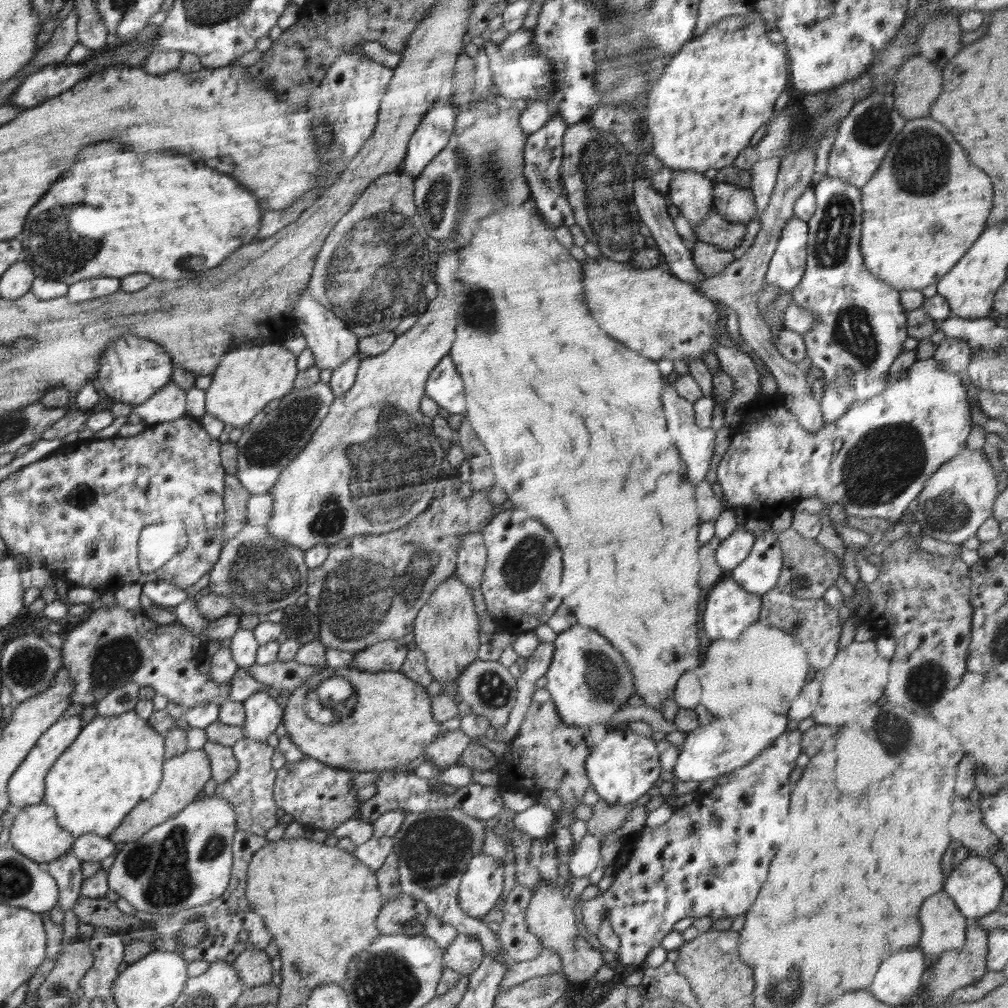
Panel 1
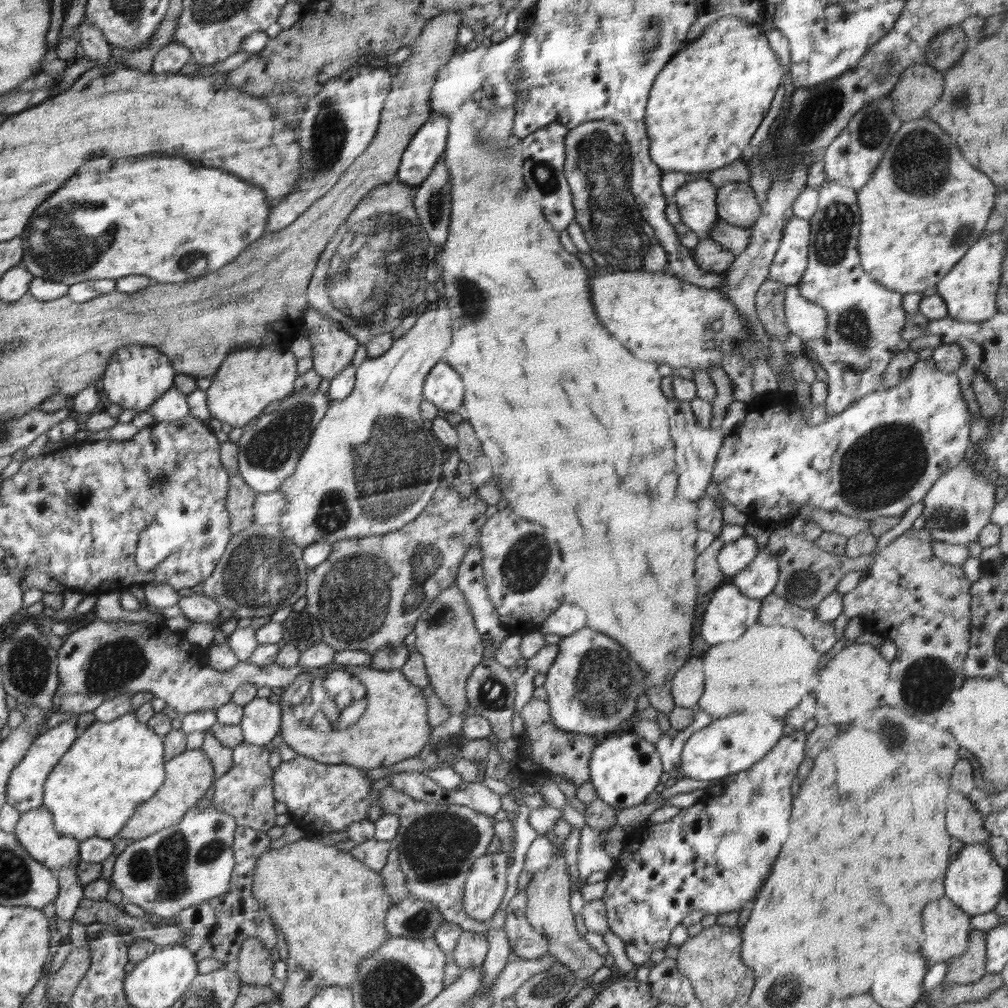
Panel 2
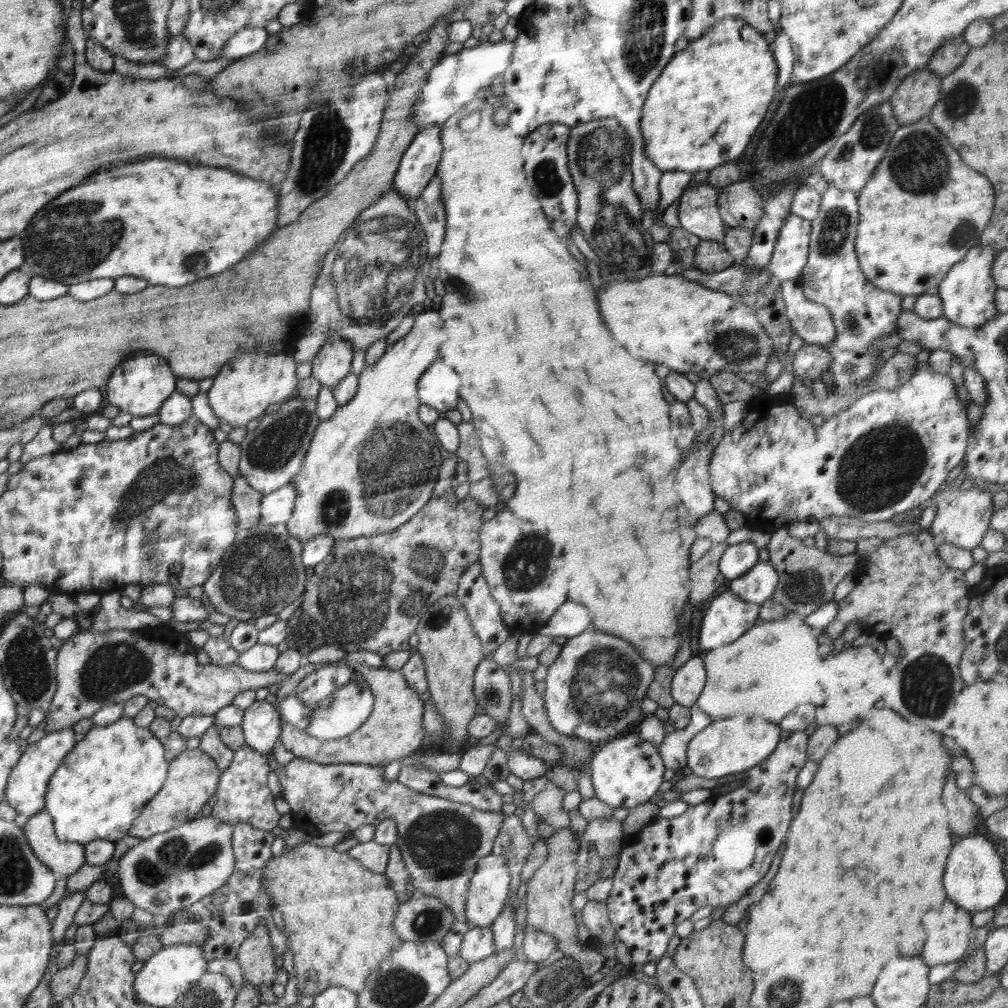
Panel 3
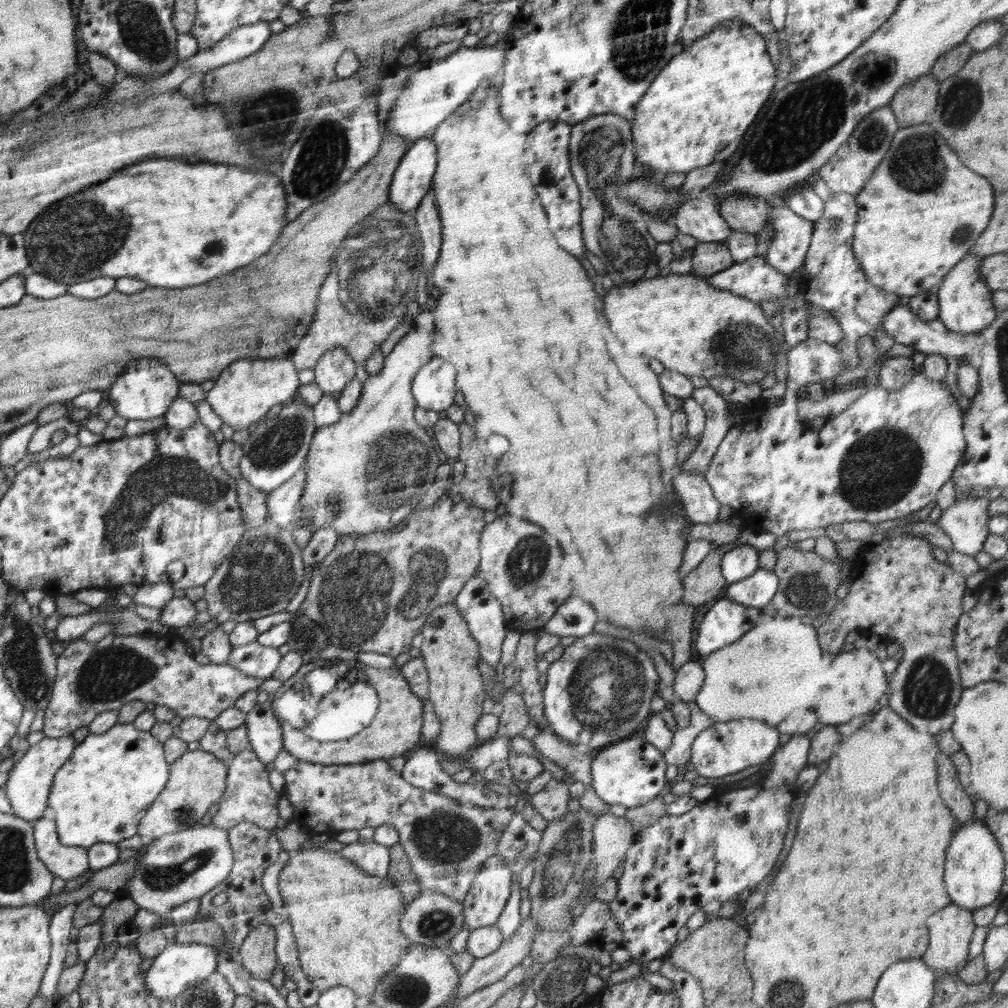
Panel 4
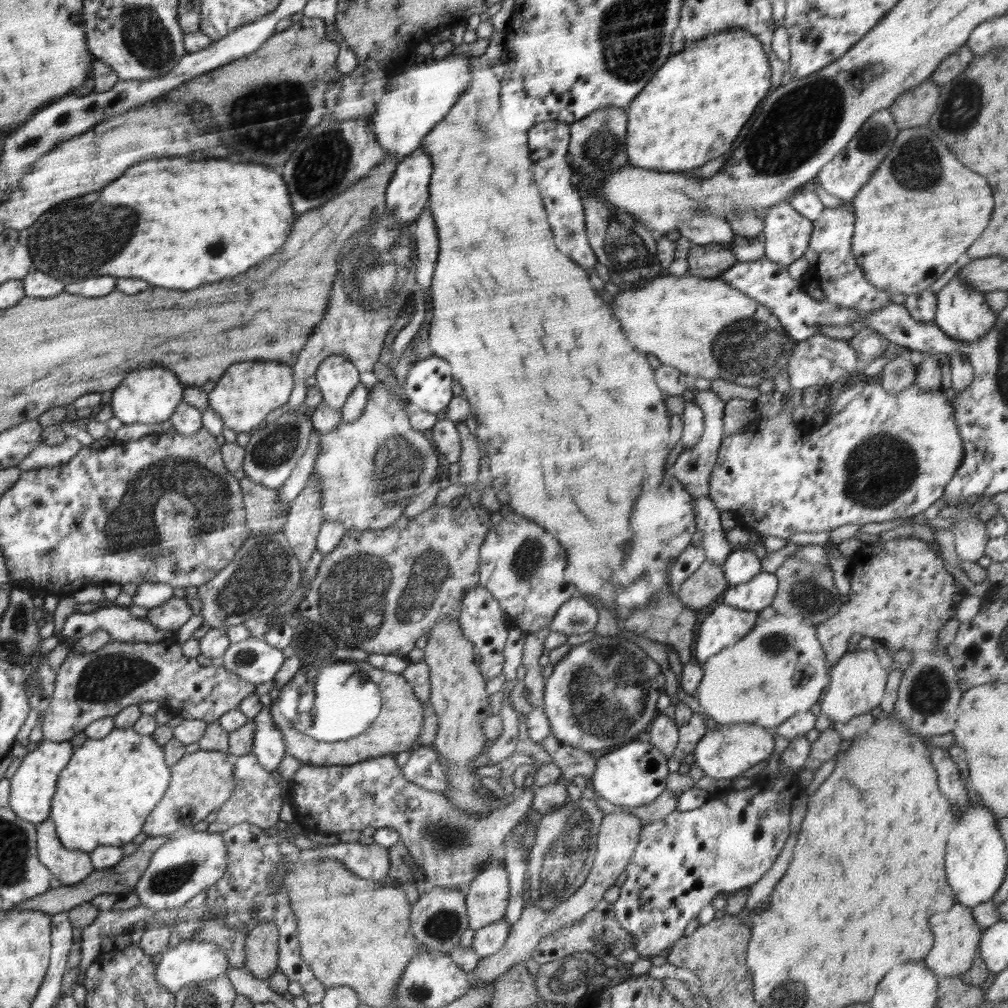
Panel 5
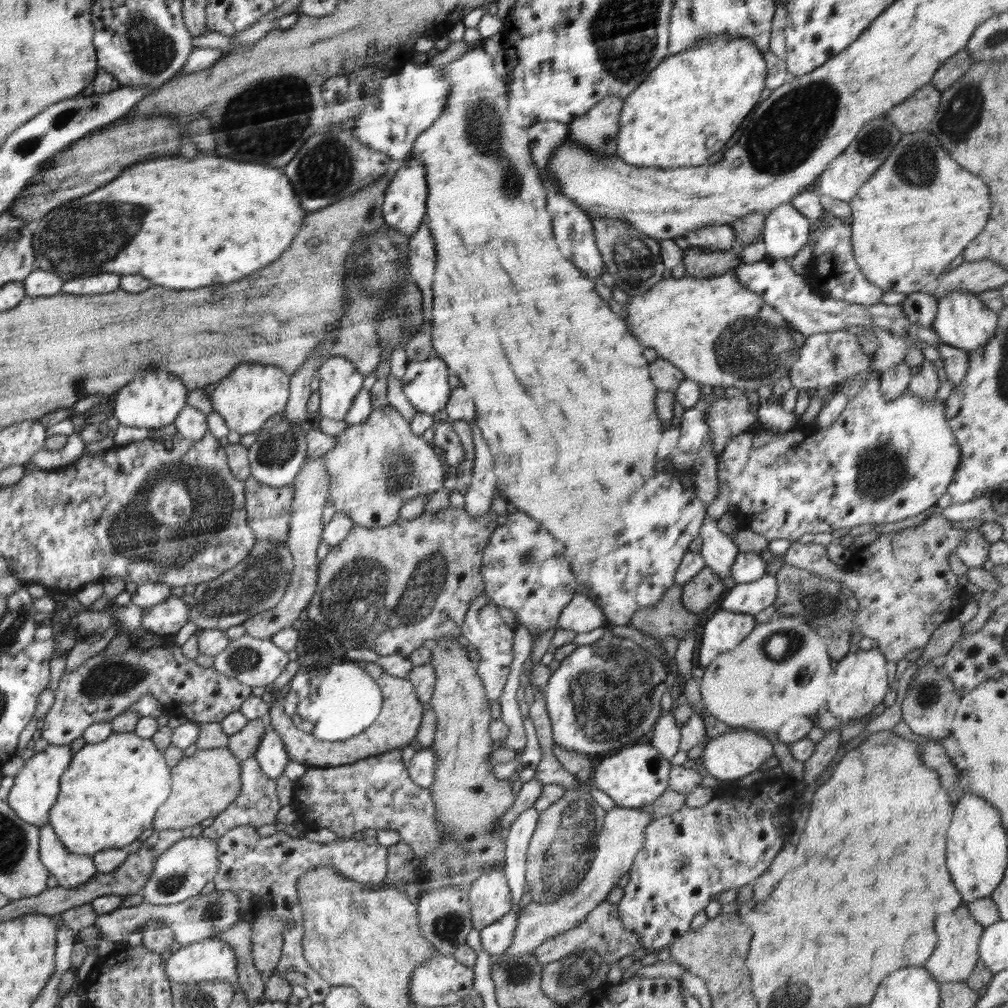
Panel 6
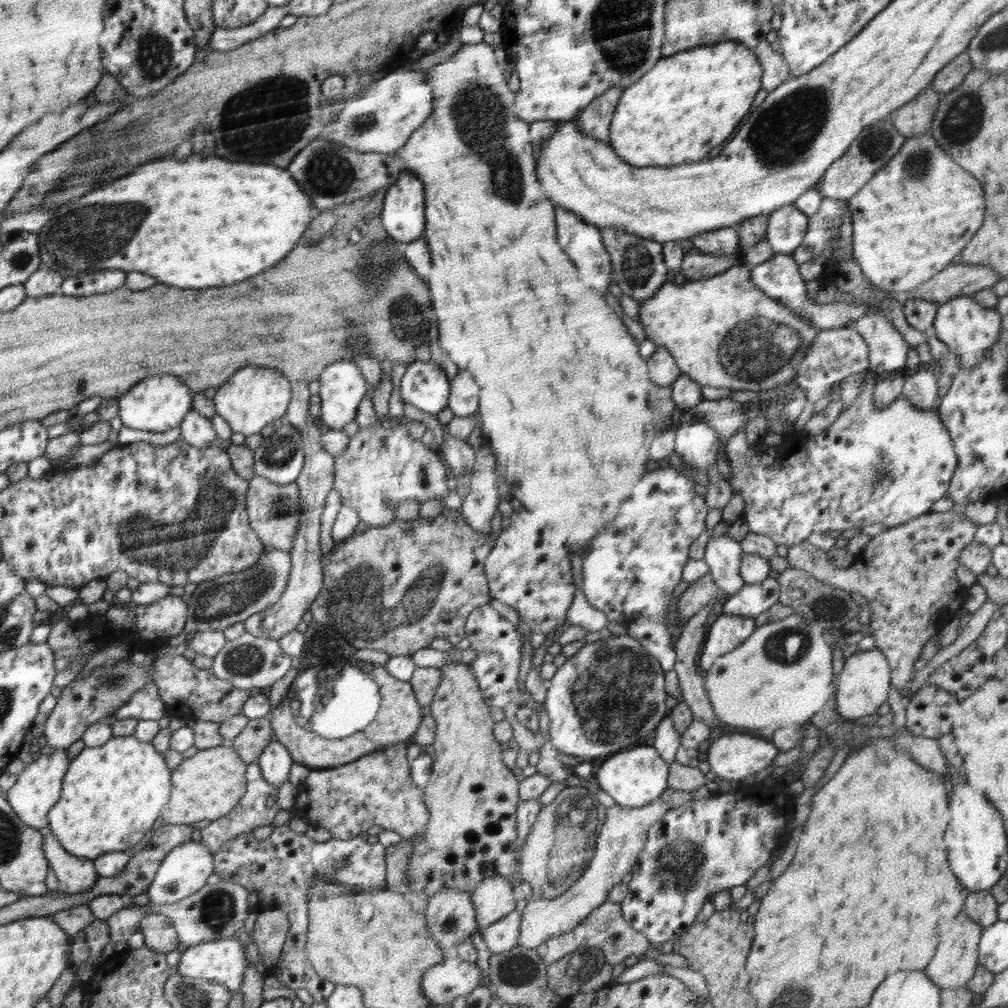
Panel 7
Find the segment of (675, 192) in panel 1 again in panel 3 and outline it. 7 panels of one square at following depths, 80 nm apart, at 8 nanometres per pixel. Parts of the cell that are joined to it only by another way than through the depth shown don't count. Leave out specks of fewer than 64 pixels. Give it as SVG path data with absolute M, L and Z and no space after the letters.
M708 182L685 187L679 197L680 228L700 239L720 240L727 231L717 205L718 188Z

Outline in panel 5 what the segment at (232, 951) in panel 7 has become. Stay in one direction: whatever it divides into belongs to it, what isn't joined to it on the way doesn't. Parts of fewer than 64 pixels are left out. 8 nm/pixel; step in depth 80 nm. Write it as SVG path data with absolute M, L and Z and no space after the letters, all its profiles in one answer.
M180 941L172 950L162 953L162 960L156 965L156 983L176 995L184 986L224 976L230 968L226 953L212 942Z

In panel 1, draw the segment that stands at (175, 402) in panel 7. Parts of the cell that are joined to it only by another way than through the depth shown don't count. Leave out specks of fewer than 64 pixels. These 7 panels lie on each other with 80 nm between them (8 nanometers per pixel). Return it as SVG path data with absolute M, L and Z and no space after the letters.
M136 335L120 337L110 342L102 360L104 364L98 370L98 382L104 392L114 401L128 403L134 407L150 400L158 390L170 384L170 378L173 378L172 362L166 350L160 344L138 338Z

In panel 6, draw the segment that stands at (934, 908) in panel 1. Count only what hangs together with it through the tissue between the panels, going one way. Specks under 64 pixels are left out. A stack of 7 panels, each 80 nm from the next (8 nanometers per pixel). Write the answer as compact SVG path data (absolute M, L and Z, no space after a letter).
M966 904L956 908L954 914L938 914L934 920L934 928L938 946L924 966L926 972L939 983L965 981L974 972L979 961L979 943L984 928L970 916Z

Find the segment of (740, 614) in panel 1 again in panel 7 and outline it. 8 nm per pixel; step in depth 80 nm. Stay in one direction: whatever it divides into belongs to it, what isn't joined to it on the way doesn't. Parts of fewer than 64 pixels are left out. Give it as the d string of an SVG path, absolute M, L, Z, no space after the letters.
M722 613L706 632L700 668L707 672L717 658L740 646L756 627L752 617L733 617Z

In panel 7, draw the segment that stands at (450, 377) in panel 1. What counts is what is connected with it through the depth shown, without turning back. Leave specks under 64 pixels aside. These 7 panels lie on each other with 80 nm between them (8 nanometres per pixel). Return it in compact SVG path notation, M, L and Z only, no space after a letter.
M432 359L408 365L400 382L401 398L418 410L436 415L447 407L451 382Z

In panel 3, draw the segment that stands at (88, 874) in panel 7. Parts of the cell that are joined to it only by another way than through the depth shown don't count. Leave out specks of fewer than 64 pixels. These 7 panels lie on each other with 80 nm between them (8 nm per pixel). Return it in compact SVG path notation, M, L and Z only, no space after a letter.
M46 811L28 817L23 831L36 858L58 877L67 879L86 864L86 846L61 840L55 833L54 819Z

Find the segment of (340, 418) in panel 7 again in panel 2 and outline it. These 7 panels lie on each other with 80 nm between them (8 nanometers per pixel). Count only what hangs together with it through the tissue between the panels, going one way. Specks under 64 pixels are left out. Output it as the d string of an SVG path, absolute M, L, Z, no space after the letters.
M308 303L303 310L304 331L312 345L313 369L330 380L352 363L359 342L339 322L325 316Z

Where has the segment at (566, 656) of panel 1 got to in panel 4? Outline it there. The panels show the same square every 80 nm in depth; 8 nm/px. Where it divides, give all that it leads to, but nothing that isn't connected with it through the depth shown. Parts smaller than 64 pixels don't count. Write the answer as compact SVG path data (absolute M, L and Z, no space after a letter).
M592 632L577 639L564 649L562 656L550 663L543 688L544 714L548 726L565 741L586 745L599 751L608 745L630 738L636 728L643 728L653 715L651 700L656 694L659 676L655 664L635 643L623 637Z

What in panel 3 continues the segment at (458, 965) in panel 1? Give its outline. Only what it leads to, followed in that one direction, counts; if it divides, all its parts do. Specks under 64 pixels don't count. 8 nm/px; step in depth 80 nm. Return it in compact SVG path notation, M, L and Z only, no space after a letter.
M490 926L471 927L460 946L460 959L464 959L468 964L484 961L494 954L494 935Z

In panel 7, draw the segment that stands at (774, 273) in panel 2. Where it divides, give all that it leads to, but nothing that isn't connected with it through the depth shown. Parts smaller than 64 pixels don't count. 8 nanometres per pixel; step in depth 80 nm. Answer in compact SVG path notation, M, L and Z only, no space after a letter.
M793 203L781 206L769 214L765 240L775 253L791 254L801 246L807 230L809 216L798 210Z

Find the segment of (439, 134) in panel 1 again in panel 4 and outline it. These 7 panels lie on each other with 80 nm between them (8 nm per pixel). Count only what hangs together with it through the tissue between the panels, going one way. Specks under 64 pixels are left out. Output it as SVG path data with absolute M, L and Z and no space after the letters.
M431 137L419 138L406 149L394 172L389 201L405 213L414 213L433 186L436 167L436 143Z

